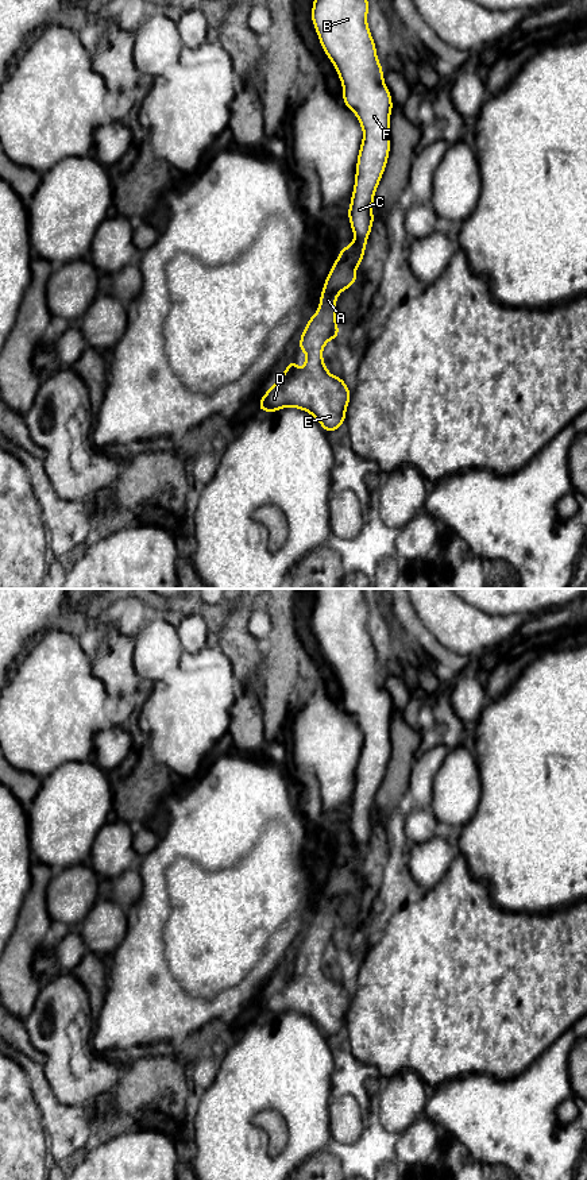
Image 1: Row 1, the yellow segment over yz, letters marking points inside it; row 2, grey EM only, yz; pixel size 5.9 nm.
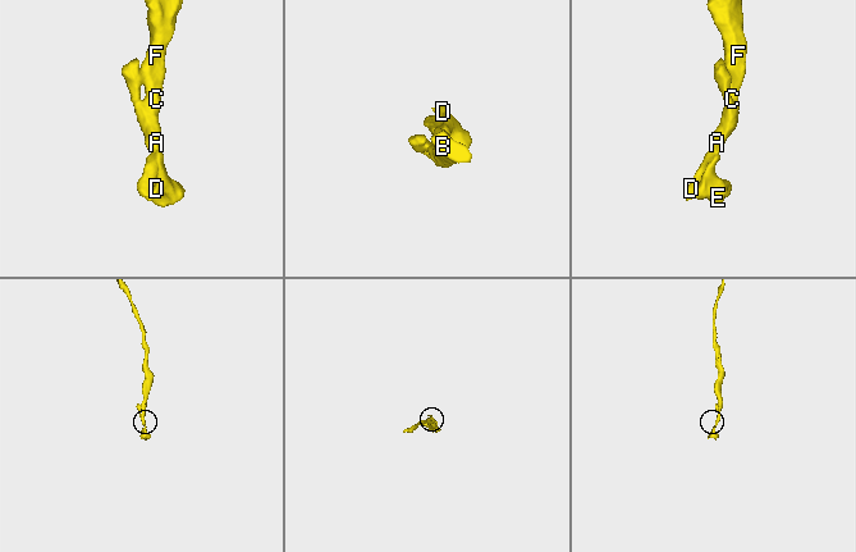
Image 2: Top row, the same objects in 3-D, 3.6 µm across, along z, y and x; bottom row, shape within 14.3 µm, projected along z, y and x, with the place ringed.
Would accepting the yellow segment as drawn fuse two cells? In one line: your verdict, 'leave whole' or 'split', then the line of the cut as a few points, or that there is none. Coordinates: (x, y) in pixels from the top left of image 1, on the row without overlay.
leave whole; no cut

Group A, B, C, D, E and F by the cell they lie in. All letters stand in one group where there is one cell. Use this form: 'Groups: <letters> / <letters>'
Groups: A B C D E F

